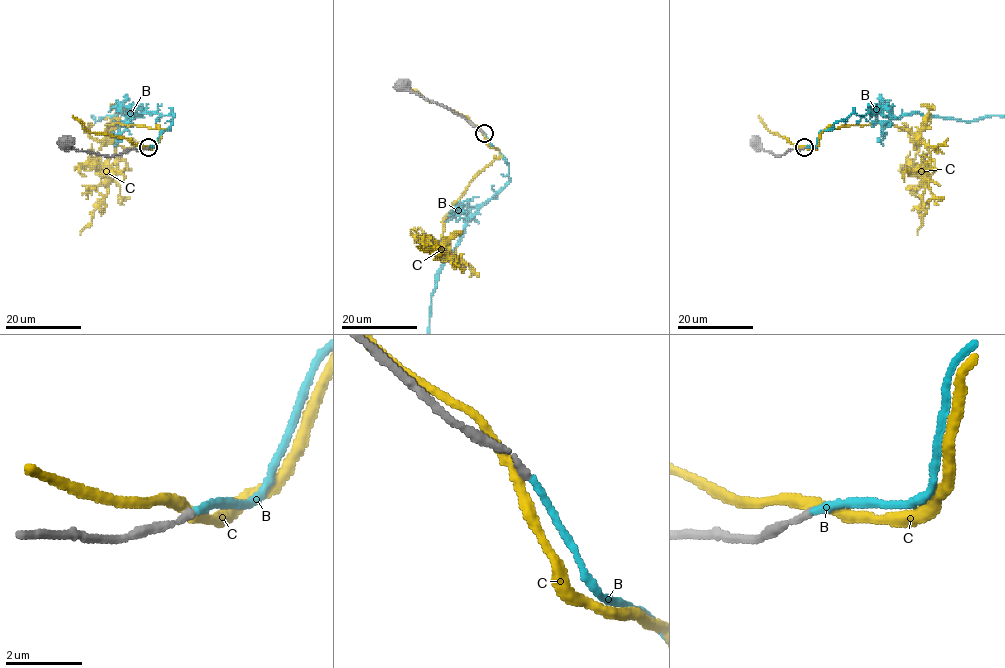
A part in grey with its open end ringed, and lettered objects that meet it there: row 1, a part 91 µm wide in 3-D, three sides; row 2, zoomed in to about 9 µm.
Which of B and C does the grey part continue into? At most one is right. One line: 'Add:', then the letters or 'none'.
Add: B

